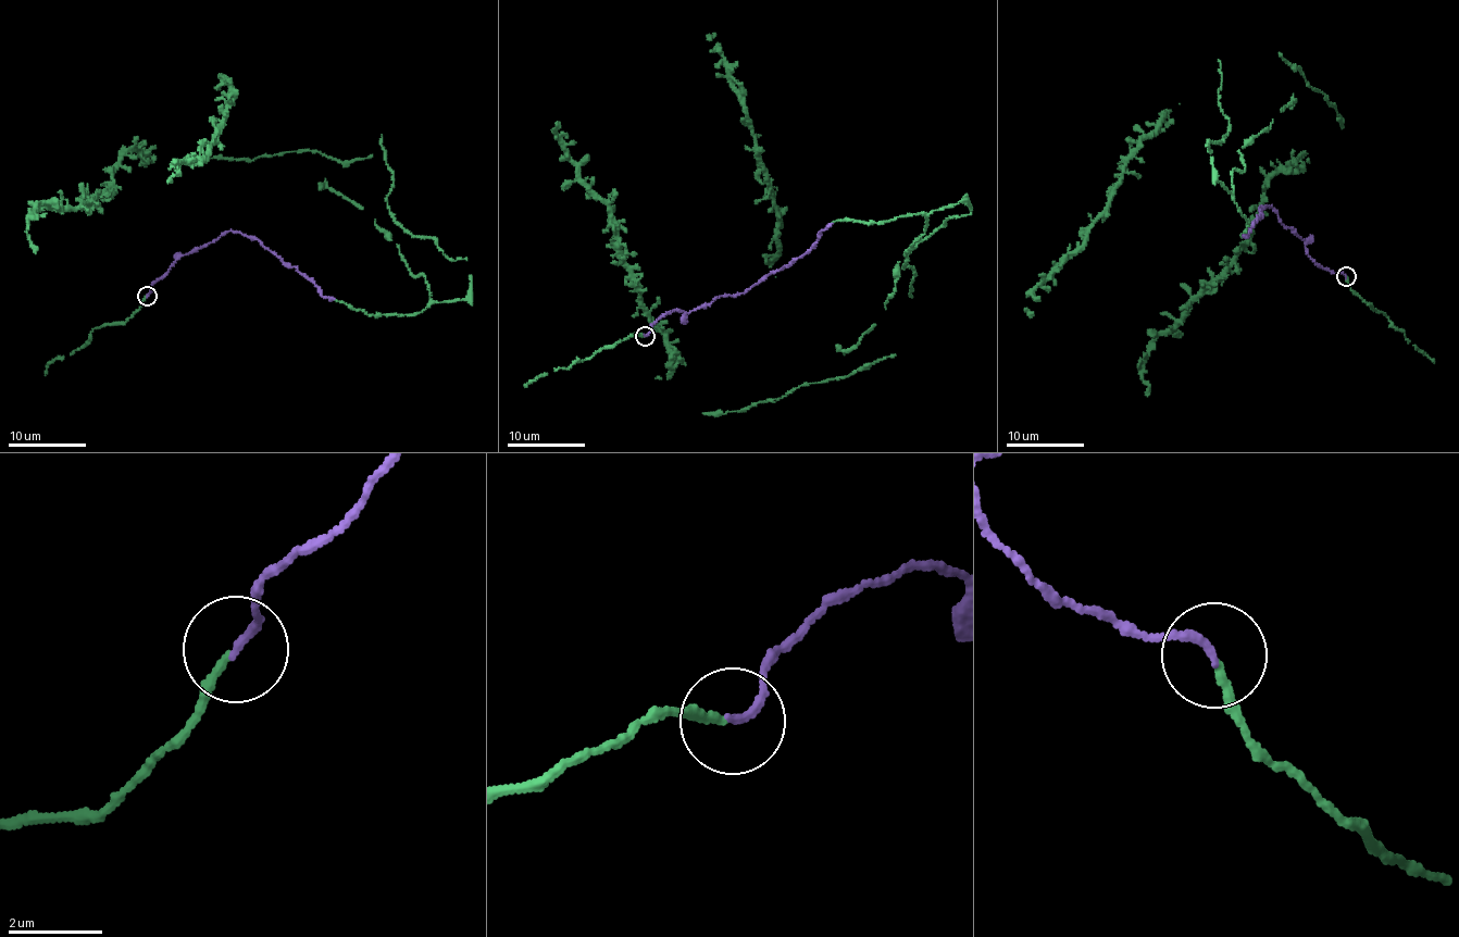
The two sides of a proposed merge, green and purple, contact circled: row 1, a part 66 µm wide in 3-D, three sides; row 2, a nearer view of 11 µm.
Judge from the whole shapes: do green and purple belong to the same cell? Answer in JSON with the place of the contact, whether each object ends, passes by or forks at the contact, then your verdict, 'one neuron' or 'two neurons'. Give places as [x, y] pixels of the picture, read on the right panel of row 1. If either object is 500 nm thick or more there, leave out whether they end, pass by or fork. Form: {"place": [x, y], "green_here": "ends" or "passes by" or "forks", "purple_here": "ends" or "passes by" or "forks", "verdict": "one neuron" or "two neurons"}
{"place": [1346, 276], "green_here": "ends", "purple_here": "ends", "verdict": "one neuron"}

